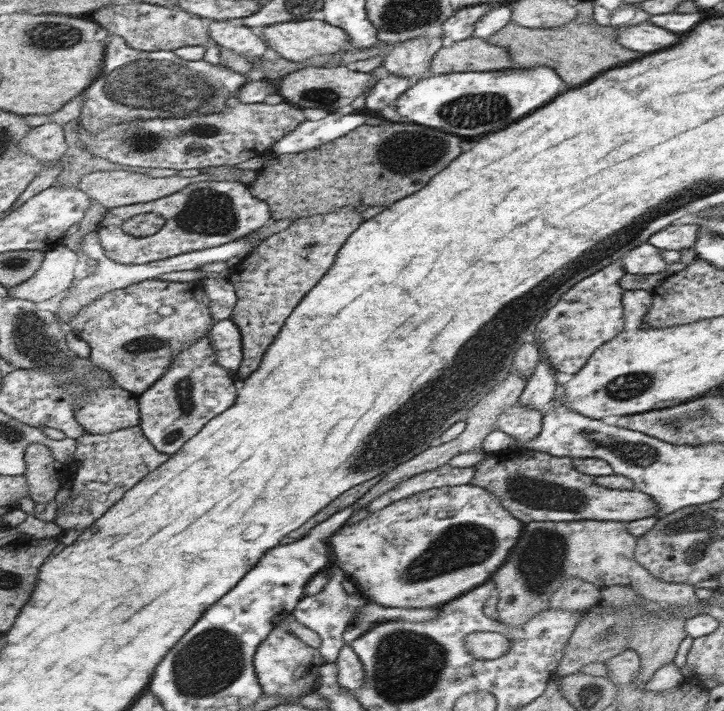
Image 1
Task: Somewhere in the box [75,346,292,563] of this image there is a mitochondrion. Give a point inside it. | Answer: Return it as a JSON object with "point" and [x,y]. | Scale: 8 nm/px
{"point":[184,387]}

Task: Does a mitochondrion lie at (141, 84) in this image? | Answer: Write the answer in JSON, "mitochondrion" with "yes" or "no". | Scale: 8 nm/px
{"mitochondrion":"yes"}

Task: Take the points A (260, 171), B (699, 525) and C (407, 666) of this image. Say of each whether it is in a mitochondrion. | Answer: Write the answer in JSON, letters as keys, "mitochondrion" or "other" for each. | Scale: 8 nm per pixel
{"A":"other","B":"mitochondrion","C":"mitochondrion"}

